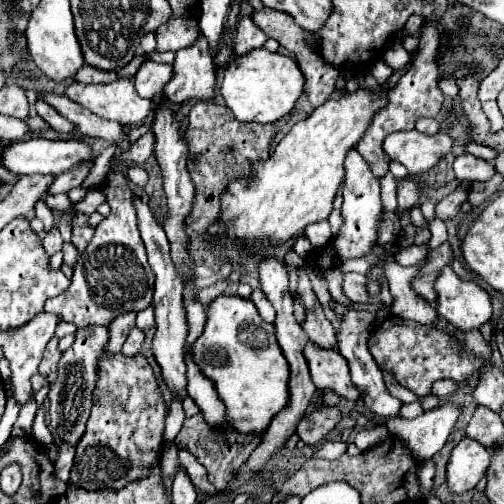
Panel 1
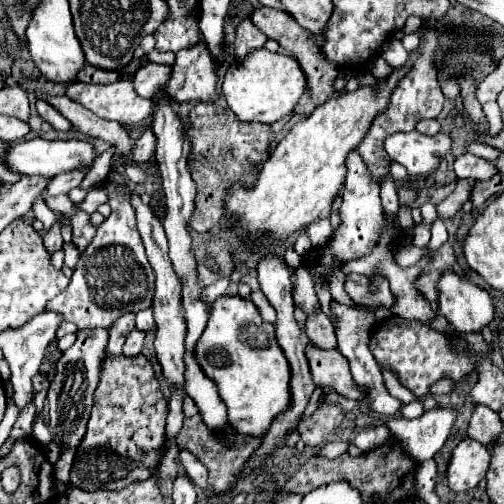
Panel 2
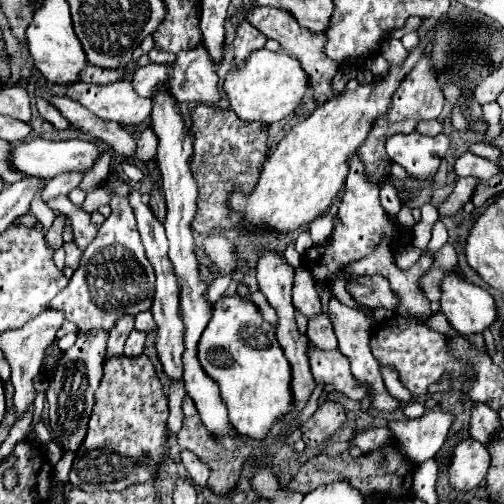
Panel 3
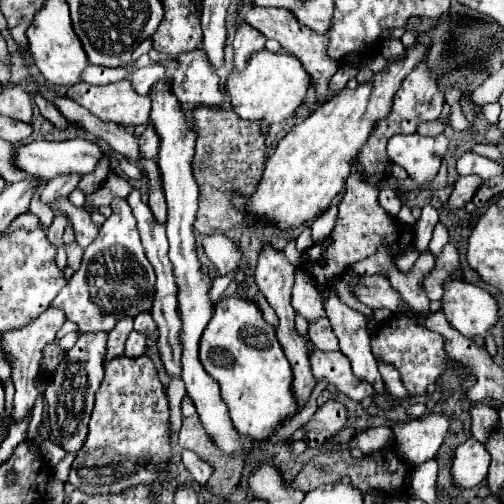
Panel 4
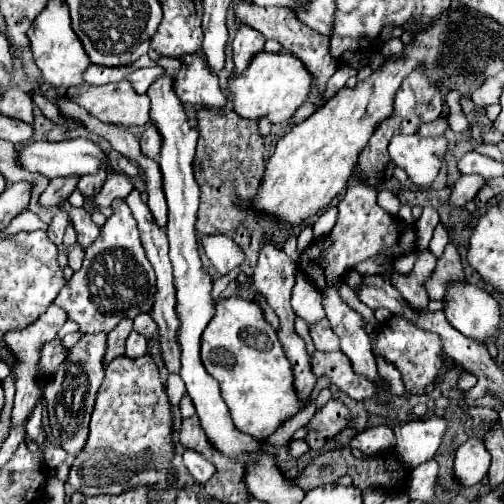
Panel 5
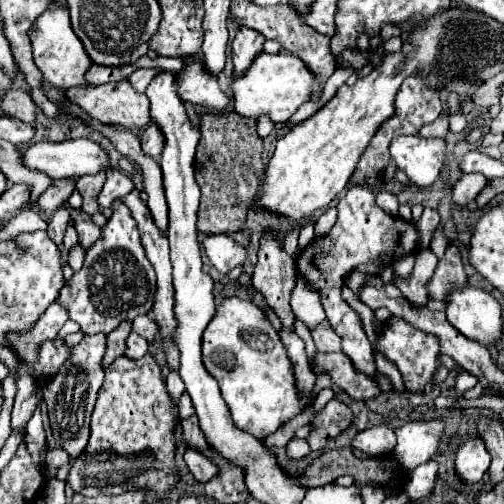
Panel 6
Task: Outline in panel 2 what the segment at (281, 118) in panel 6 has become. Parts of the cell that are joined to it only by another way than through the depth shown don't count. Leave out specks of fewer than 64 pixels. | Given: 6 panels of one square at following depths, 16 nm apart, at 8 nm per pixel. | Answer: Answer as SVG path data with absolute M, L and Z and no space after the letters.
M266 48L252 50L242 62L234 62L222 82L222 96L228 102L228 108L236 114L242 122L262 122L272 124L280 118L292 114L294 106L298 104L300 96L304 94L304 72L300 70L296 58L268 52Z

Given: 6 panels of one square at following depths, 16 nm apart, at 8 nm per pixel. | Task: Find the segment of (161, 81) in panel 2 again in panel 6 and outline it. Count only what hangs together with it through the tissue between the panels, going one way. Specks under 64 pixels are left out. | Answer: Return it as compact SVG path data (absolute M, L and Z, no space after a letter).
M138 68L130 74L130 84L138 90L138 92L146 92L148 84L162 72L162 68Z

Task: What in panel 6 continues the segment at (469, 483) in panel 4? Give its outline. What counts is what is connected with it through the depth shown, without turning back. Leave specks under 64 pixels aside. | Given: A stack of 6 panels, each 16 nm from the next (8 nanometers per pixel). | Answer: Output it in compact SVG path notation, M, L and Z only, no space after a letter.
M470 438L458 448L454 470L466 484L480 482L488 466L490 466L490 454L480 438Z

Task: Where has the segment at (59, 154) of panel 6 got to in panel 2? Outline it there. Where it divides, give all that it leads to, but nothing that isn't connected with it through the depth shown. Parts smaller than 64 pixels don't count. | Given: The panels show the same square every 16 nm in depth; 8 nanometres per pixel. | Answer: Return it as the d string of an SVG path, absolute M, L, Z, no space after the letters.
M34 138L34 140L12 144L6 150L4 164L8 166L8 170L12 170L16 174L42 174L42 176L52 178L52 176L58 176L62 172L70 172L72 168L92 166L94 158L96 158L96 154L94 154L92 144L88 144L84 140L66 140L66 142L58 140L58 142L52 142L52 140Z

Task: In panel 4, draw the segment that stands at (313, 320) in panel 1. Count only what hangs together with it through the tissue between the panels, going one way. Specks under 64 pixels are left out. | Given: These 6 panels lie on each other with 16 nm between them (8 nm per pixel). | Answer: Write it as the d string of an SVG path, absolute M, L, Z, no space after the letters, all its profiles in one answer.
M322 316L322 318L308 324L308 338L312 340L314 348L338 350L338 340L336 340L336 334L332 332L328 316Z

